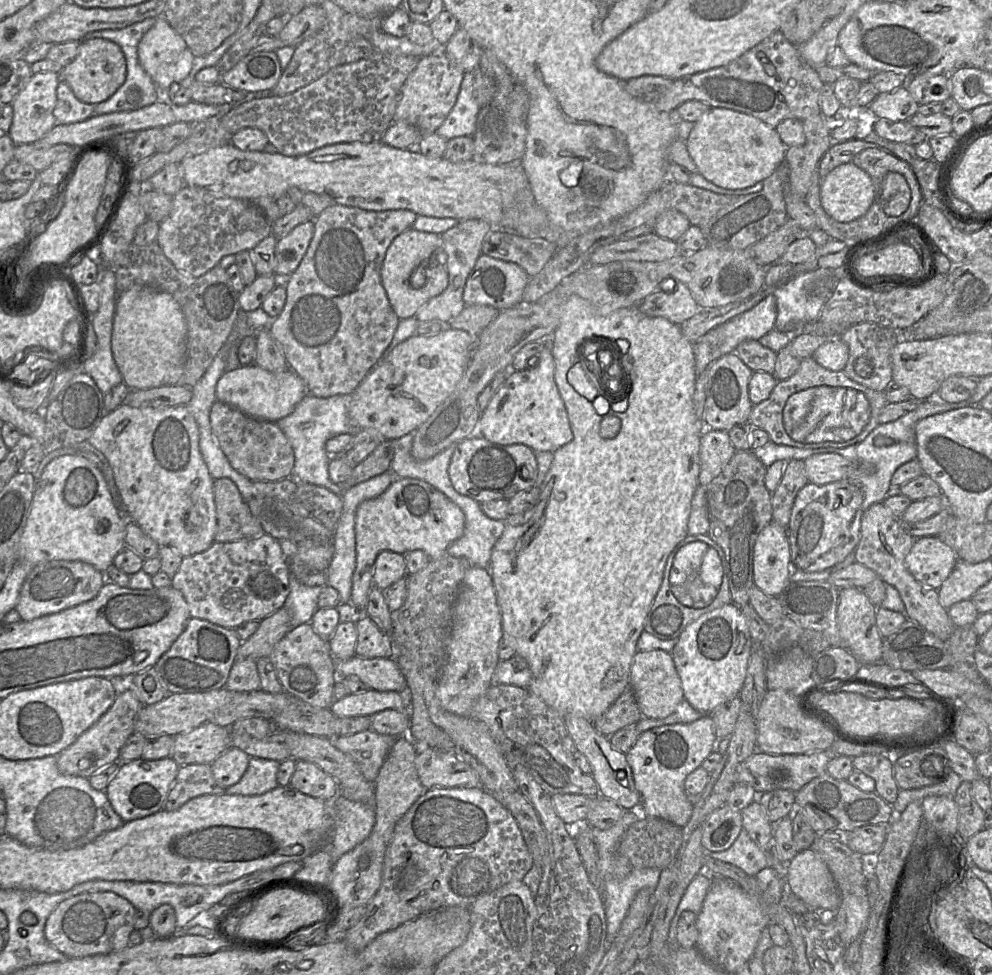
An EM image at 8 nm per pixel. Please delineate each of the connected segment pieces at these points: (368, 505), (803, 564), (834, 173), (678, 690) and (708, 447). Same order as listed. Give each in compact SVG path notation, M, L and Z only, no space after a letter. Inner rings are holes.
M397 478L381 495L363 501L356 510L356 567L352 579L350 603L357 609L366 606L373 584L375 560L382 551L392 551L404 555L413 550L424 551L431 560L447 554L448 546L460 538L464 532L465 516L460 507L429 483L412 478Z
M848 480L824 485L807 483L797 493L788 524L793 568L804 572L832 570L853 552L860 540L863 492Z
M852 161L836 167L821 181L821 205L838 222L851 222L863 216L874 198L870 175Z
M662 650L637 651L630 671L632 688L642 715L650 719L662 719L671 715L684 700L681 680L671 653Z
M705 428L700 438L699 484L708 485L722 472L734 453L726 431Z

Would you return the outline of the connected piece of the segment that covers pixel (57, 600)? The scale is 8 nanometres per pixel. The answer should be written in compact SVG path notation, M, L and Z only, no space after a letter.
M66 560L44 561L33 566L26 575L15 610L23 621L57 613L93 599L106 582L105 573L89 563Z

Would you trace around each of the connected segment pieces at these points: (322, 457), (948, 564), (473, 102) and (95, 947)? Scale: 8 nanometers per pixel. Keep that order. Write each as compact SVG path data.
M306 395L294 408L292 413L276 421L276 424L289 440L294 451L294 467L292 477L298 483L308 483L325 487L331 492L341 496L343 486L332 482L328 474L330 455L325 449L328 439L342 433L355 435L356 429L348 413L348 397L334 395L326 398Z
M929 536L916 539L905 562L916 580L938 590L954 569L957 556L938 536Z
M480 67L465 73L456 102L444 122L436 130L436 133L446 140L460 136L473 137L478 113L481 108L491 101L495 91L496 85L494 80L483 73Z
M114 892L82 893L62 901L47 918L45 938L69 958L108 954L129 946L135 907Z

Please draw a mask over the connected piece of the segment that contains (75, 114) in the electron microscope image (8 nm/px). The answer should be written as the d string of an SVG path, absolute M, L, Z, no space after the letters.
M60 80L57 86L56 97L54 116L57 124L82 122L93 115L95 105L77 99L69 85L63 80Z

